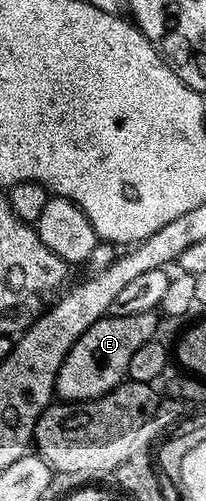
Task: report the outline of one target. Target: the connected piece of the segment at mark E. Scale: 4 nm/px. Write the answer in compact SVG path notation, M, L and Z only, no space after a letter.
M143 312L129 316L107 315L103 320L94 322L78 342L66 354L62 366L56 375L55 395L64 402L83 402L96 400L112 388L125 383L130 358L147 340L153 339L156 333L156 312Z

